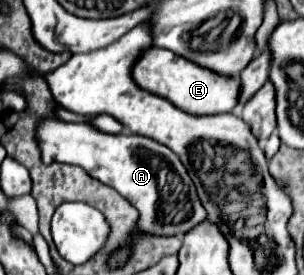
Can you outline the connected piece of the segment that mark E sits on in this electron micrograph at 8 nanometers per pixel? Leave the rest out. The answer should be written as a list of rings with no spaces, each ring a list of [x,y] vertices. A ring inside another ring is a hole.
[[[157,46],[149,48],[139,58],[139,62],[133,68],[133,78],[141,88],[167,98],[177,108],[193,116],[213,116],[213,114],[233,112],[237,106],[237,98],[241,94],[239,78],[225,78],[225,74],[215,74],[213,70],[205,70],[203,66],[197,66],[187,58],[181,58],[171,50]]]

